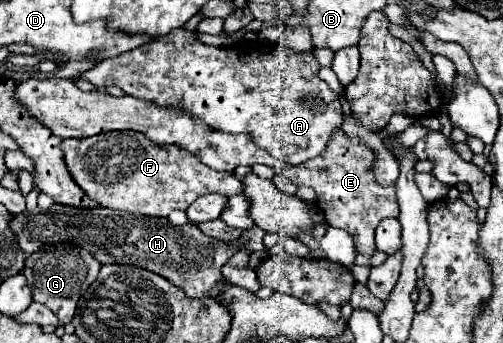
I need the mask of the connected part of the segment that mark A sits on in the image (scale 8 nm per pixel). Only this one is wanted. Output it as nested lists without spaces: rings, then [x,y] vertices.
[[[174,29],[174,33],[170,33],[168,37],[150,41],[146,45],[140,45],[138,49],[104,59],[102,63],[88,69],[88,73],[82,73],[80,79],[88,79],[98,87],[116,85],[128,95],[152,101],[158,107],[176,107],[202,121],[210,129],[226,133],[248,133],[258,147],[262,147],[282,163],[298,165],[308,159],[320,157],[320,153],[326,151],[326,143],[330,141],[332,133],[340,129],[344,115],[336,95],[318,77],[320,63],[310,51],[296,53],[282,45],[274,49],[258,41],[240,41],[232,47],[220,49],[198,41],[196,33],[198,31]]]

